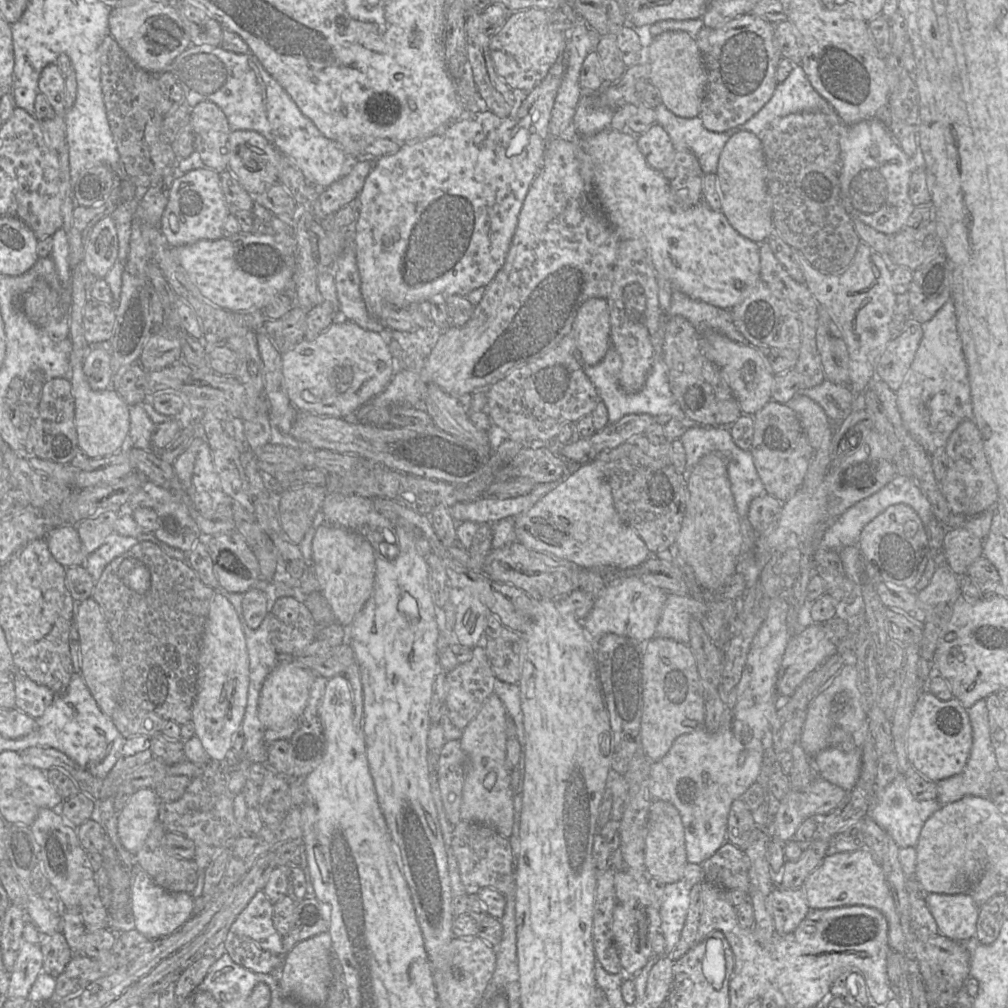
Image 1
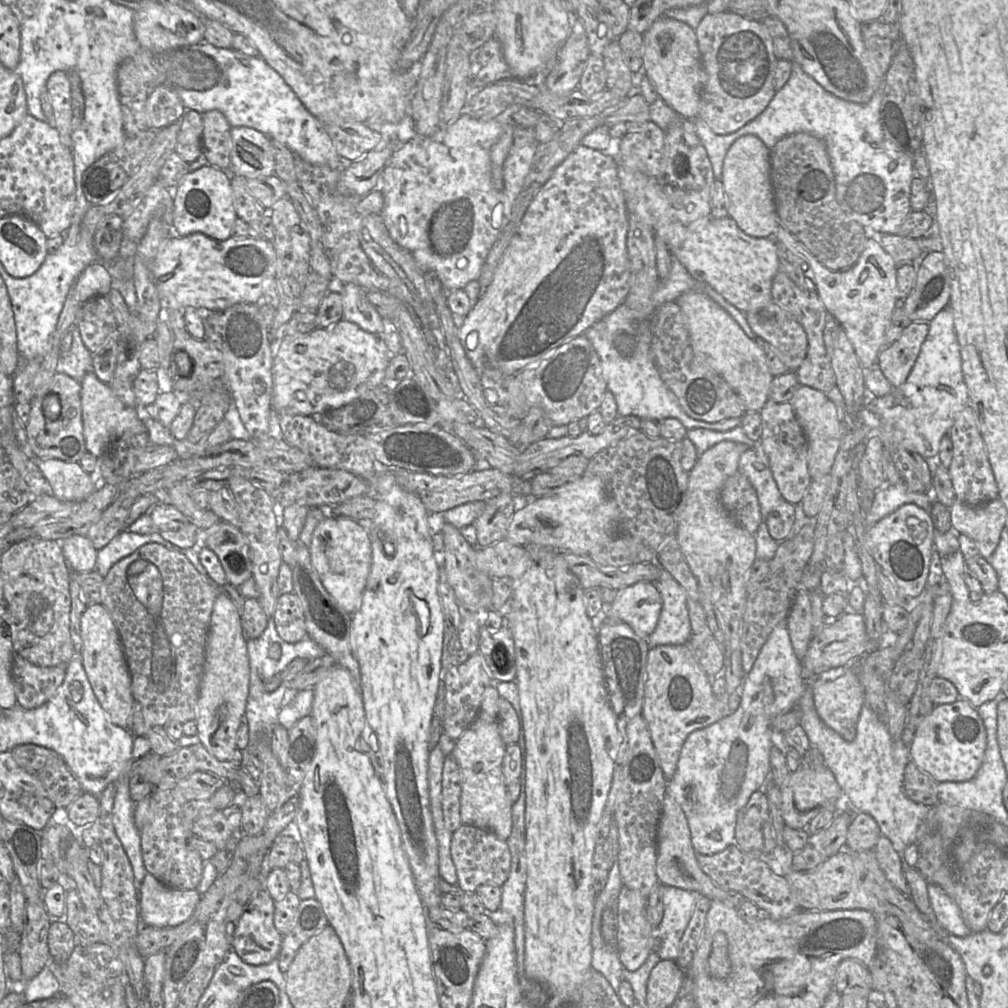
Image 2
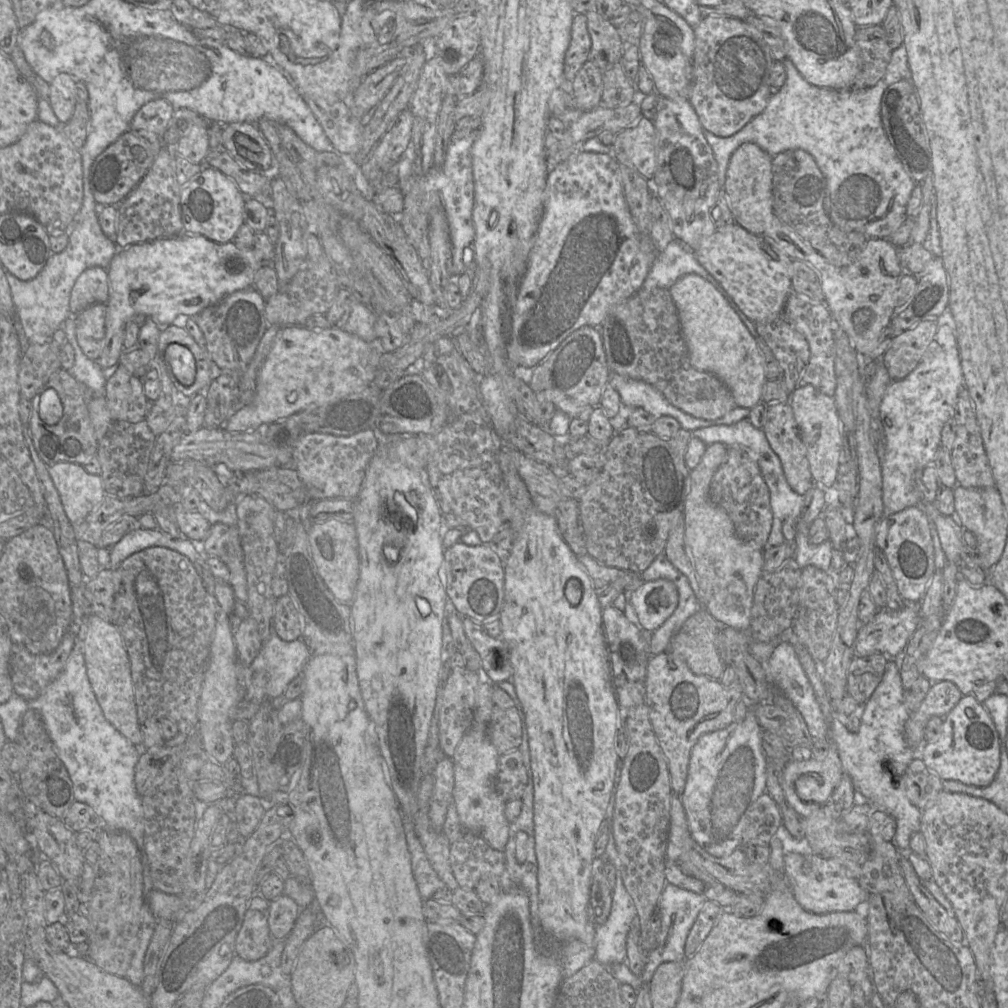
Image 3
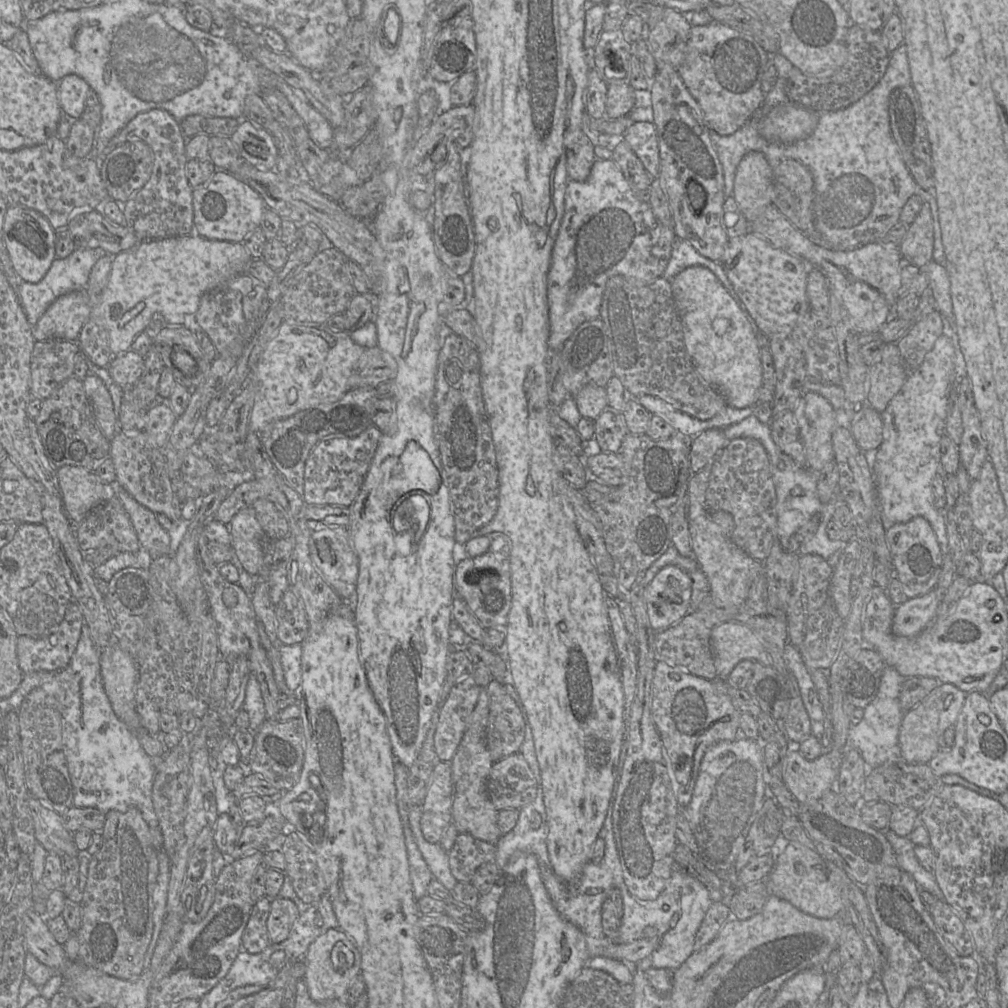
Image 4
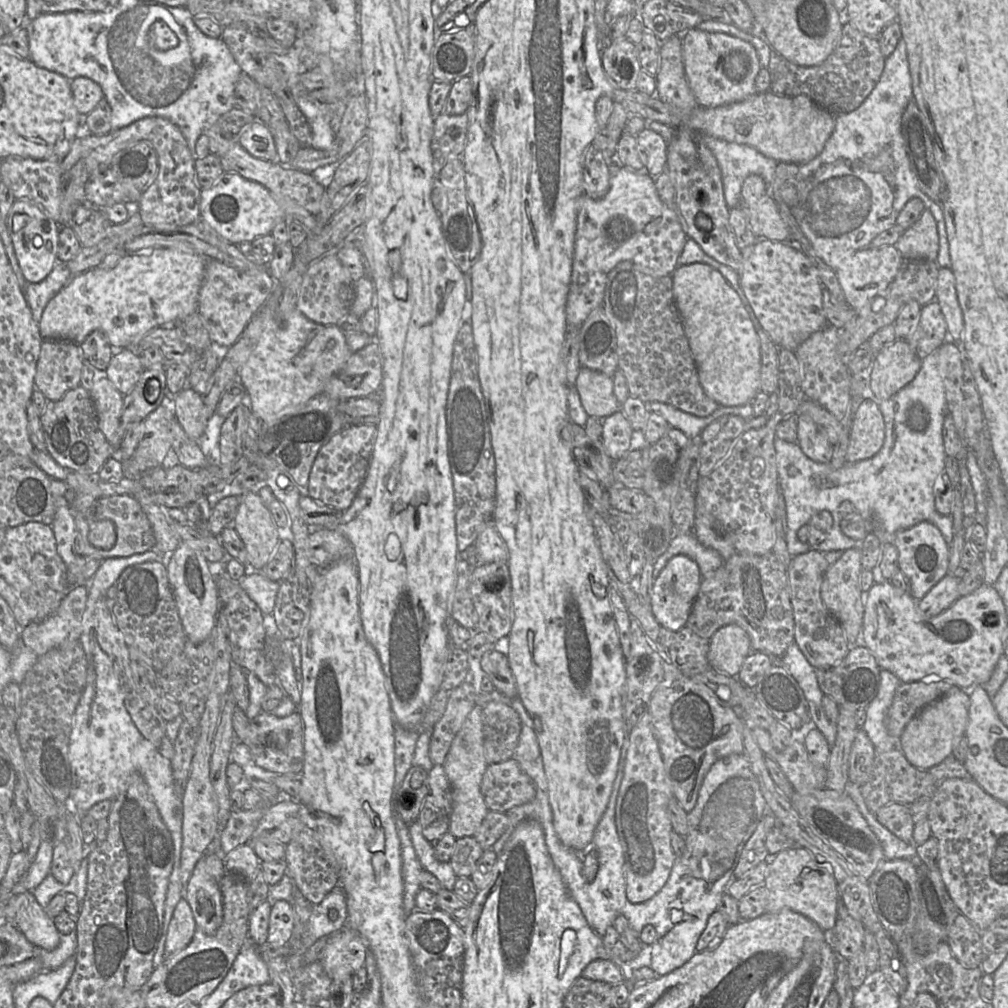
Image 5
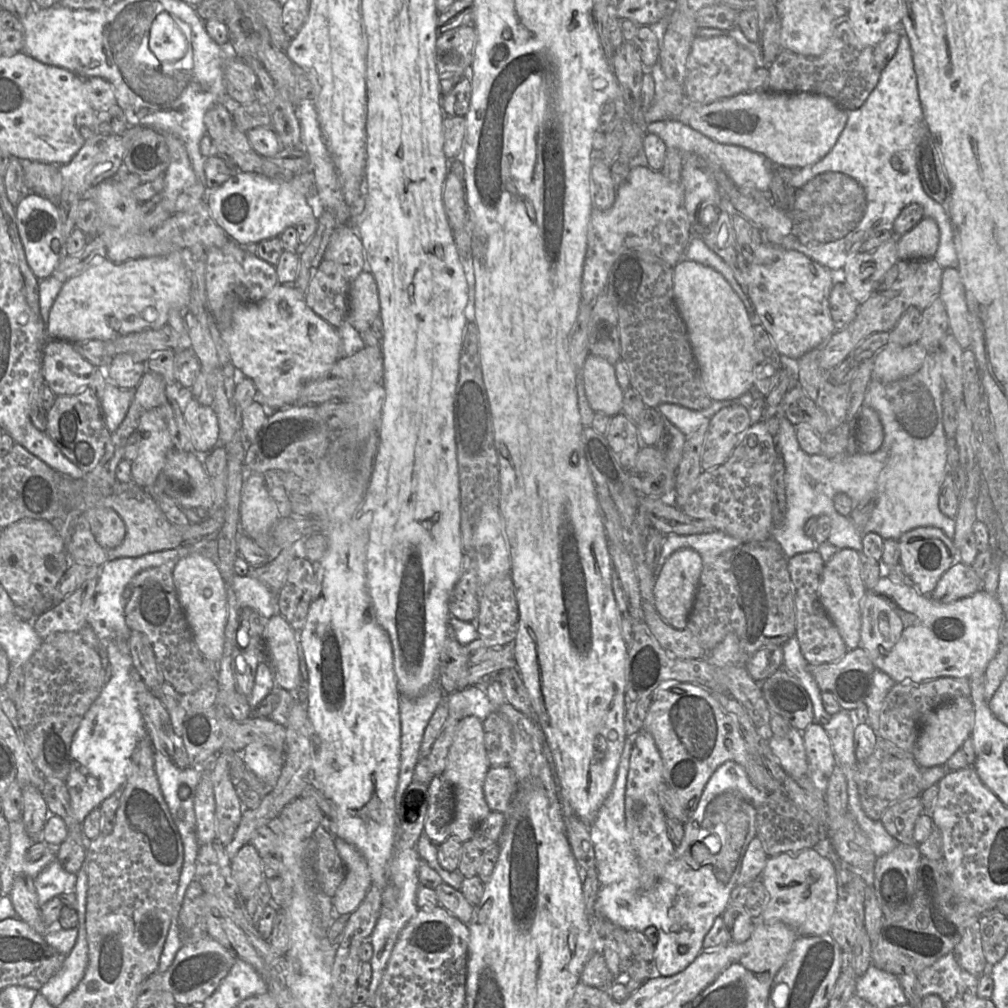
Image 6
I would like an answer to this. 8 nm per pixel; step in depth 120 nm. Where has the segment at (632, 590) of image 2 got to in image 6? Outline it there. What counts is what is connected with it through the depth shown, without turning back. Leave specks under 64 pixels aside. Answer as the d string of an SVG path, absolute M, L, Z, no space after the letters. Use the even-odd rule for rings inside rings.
M682 548L670 555L659 575L655 577L655 609L660 617L674 629L683 630L686 628L689 614L693 608L702 567L703 559L698 552L691 548Z

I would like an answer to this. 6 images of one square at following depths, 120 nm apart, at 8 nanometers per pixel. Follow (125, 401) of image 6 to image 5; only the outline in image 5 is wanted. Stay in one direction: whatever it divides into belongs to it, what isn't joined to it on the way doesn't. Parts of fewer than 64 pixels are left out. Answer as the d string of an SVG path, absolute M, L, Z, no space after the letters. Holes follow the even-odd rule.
M108 378L94 381L89 393L97 412L99 428L110 443L120 423L124 395Z

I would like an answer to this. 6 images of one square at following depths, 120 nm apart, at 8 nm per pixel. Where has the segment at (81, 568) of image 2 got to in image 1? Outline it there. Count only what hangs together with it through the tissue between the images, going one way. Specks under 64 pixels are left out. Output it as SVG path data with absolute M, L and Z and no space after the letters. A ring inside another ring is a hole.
M63 524L52 529L46 536L49 551L64 567L83 566L87 558L76 525Z

